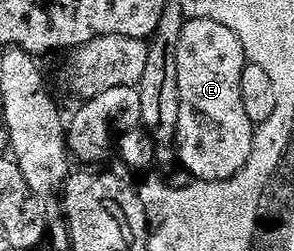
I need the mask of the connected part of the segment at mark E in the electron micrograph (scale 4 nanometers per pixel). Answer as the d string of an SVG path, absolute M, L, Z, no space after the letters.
M195 16L183 19L180 39L176 45L176 86L180 90L180 114L176 114L176 134L174 135L174 147L176 149L176 160L180 165L190 171L189 175L195 180L227 180L248 162L248 154L252 154L252 142L254 141L255 124L250 121L248 114L244 110L244 101L240 98L240 74L247 63L244 54L244 46L240 46L240 38L228 26L220 22L212 22L212 18L196 18Z

